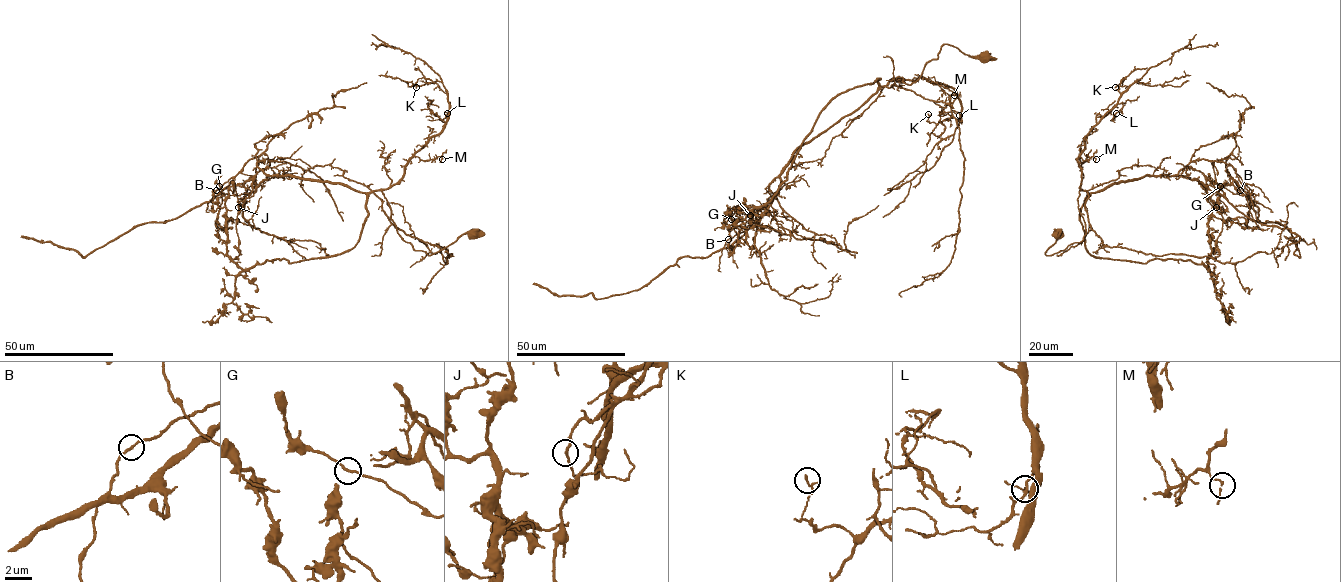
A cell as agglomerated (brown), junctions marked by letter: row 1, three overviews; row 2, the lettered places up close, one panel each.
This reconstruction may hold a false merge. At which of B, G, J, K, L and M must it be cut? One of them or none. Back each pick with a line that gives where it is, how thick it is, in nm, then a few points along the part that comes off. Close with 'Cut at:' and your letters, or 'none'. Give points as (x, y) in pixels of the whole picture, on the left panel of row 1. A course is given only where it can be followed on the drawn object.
B: at (216, 190); 160 nm thick; foreign part runs (216, 191), (213, 198), (292, 124), (331, 108), (332, 96), (339, 91), (366, 82)
Cut at: B

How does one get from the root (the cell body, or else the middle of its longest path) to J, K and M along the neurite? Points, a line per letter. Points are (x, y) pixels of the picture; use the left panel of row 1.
J: (472, 233), (428, 255), (402, 240), (380, 190), (358, 192), (290, 176), (268, 175), (238, 207)
K: (472, 233), (428, 255), (404, 241), (391, 218), (382, 191), (449, 113), (436, 83), (422, 77), (416, 87)
M: (472, 233), (468, 231), (428, 255), (404, 241), (391, 218), (382, 191), (397, 182), (413, 157), (442, 159)

